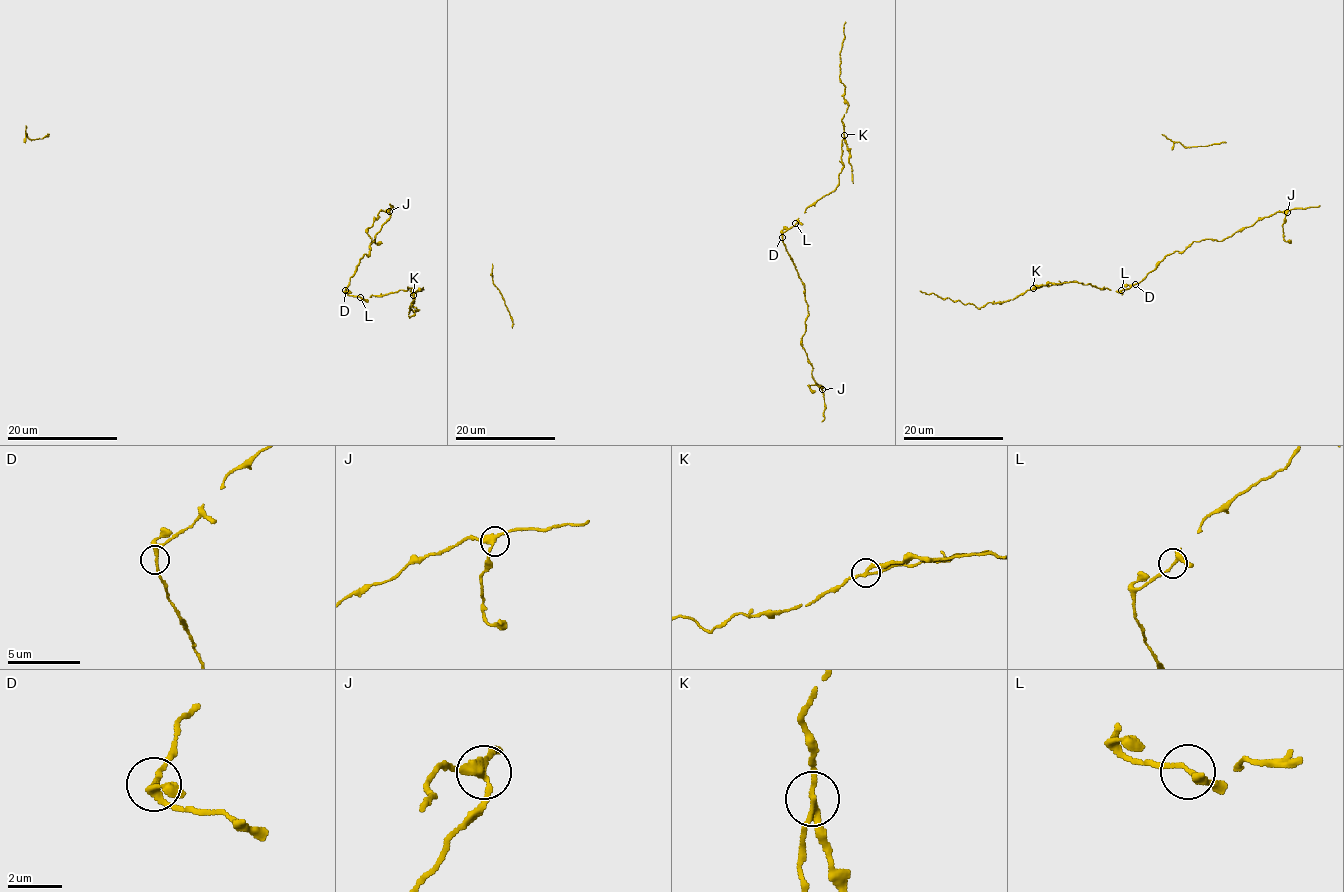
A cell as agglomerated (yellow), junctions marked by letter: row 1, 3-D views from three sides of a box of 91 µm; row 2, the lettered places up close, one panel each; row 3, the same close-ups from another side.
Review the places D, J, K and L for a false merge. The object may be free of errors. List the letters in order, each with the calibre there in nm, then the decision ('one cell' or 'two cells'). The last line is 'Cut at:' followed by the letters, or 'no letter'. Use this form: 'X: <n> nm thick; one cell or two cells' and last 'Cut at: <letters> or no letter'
D: 190 nm thick; one cell
J: 280 nm thick; one cell
K: 190 nm thick; two cells
L: 190 nm thick; one cell
Cut at: K

